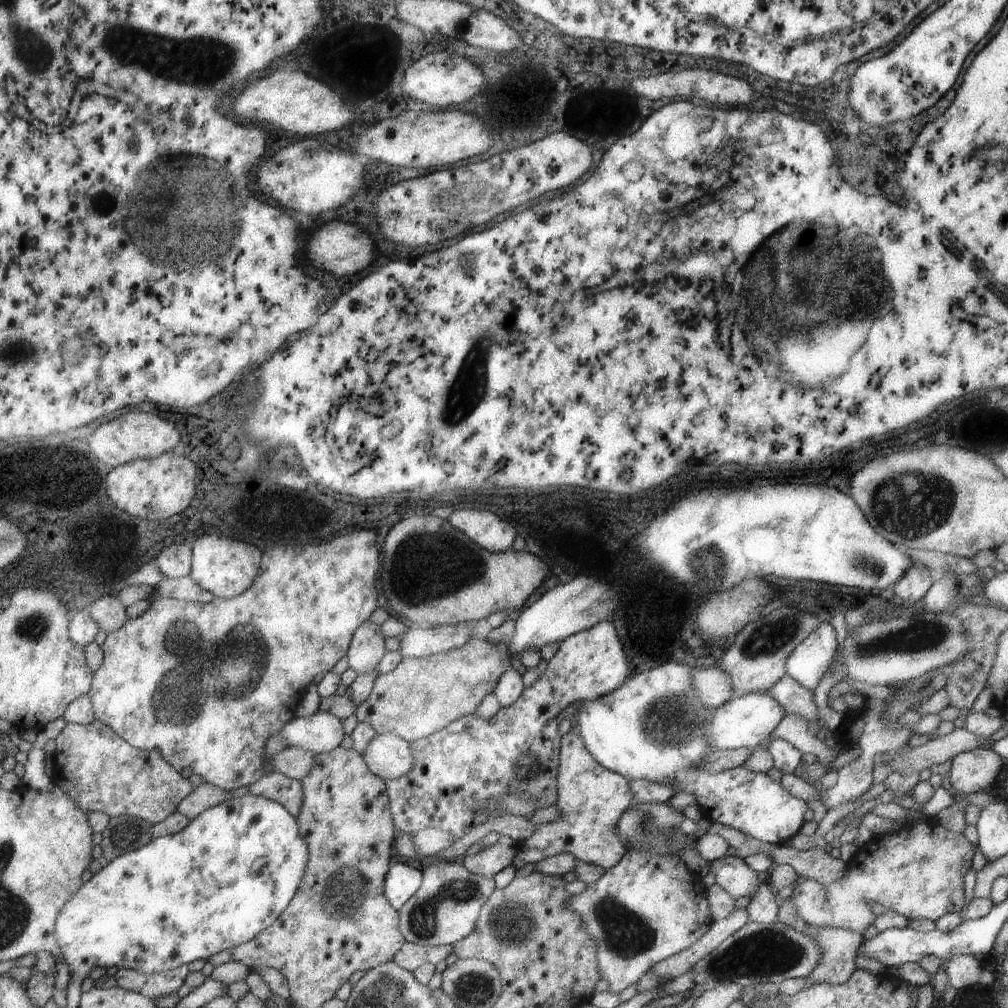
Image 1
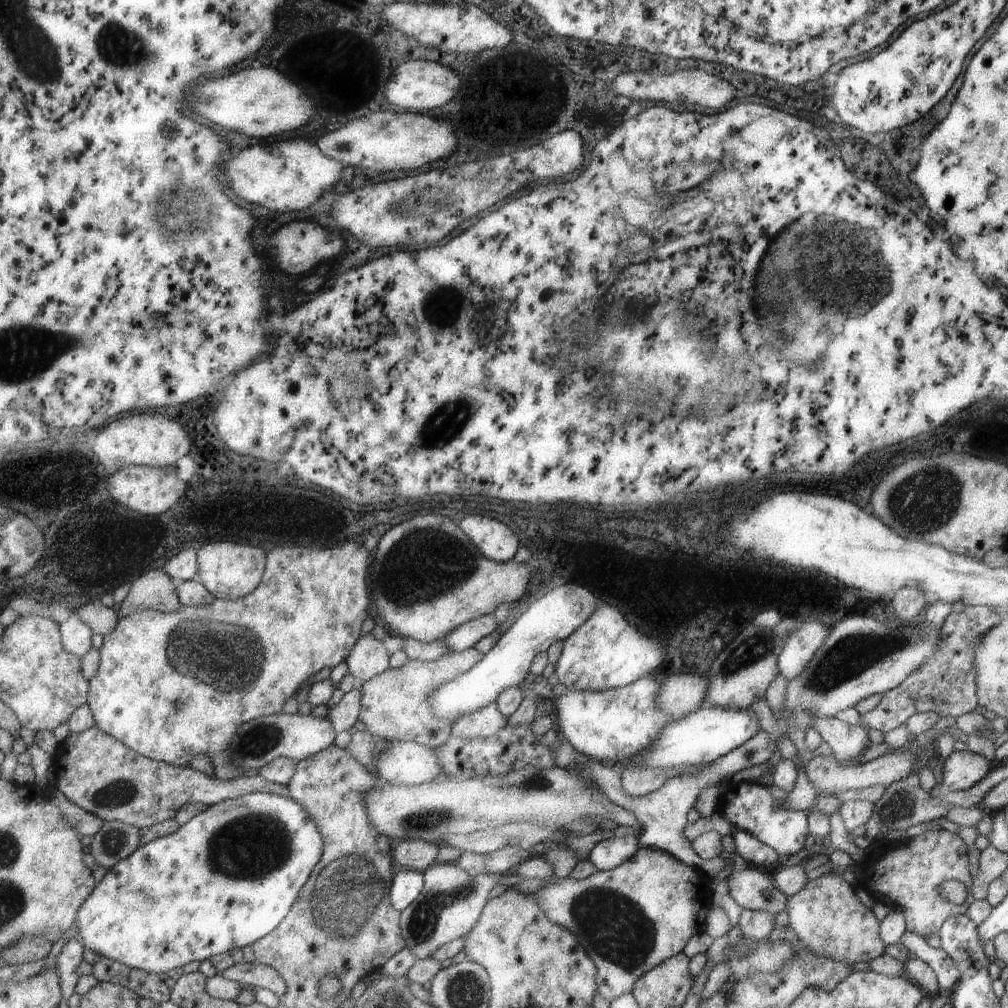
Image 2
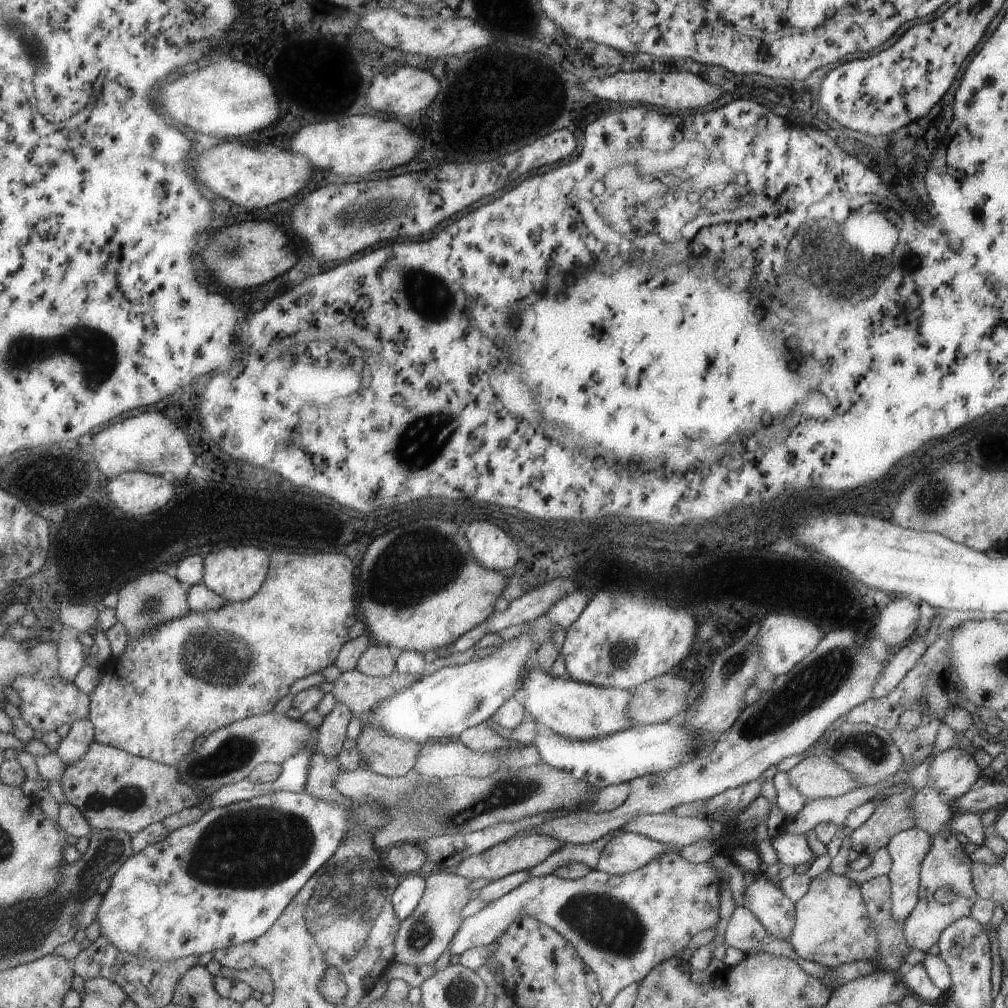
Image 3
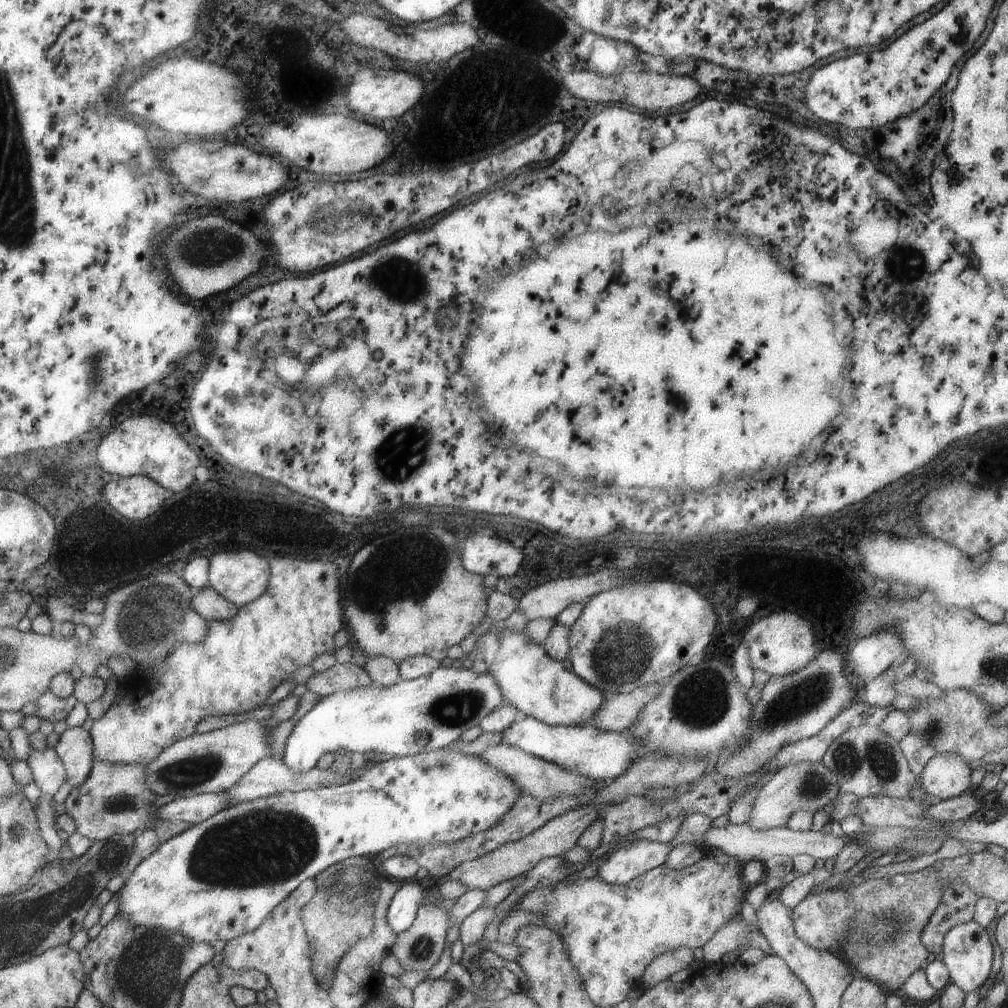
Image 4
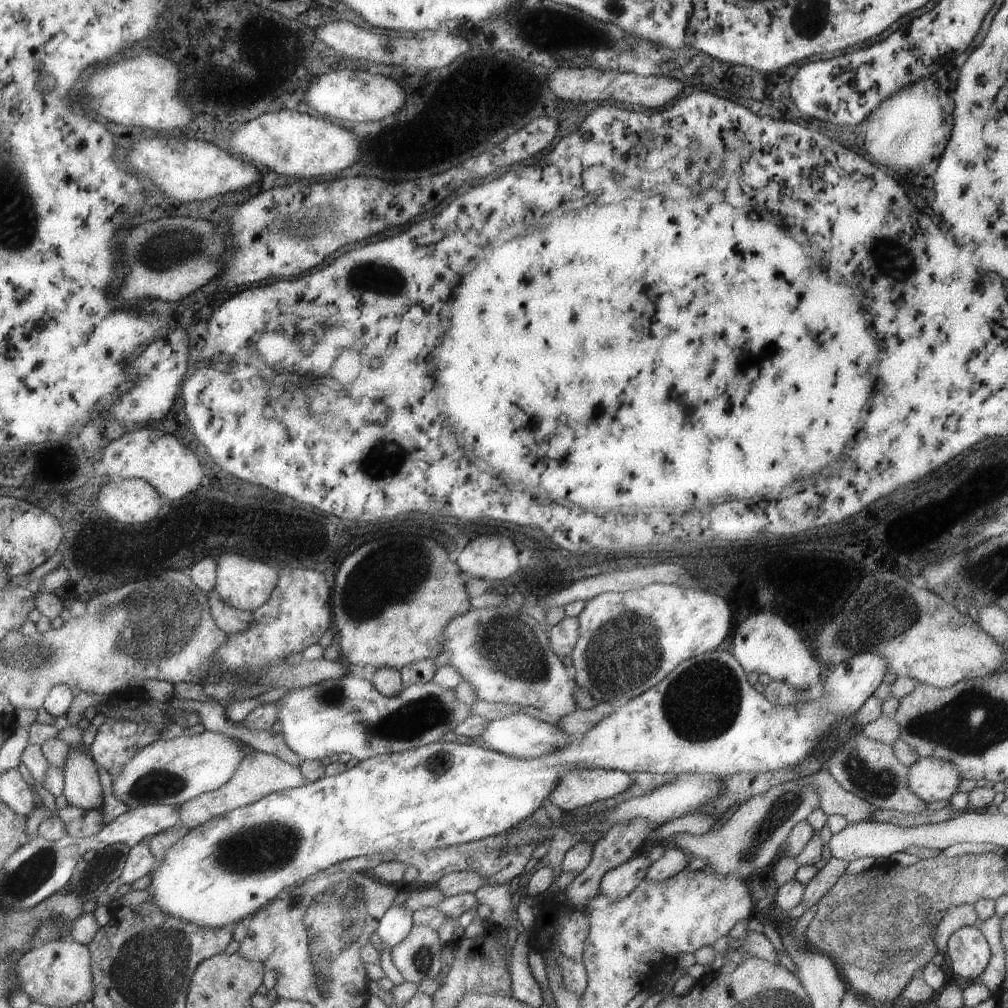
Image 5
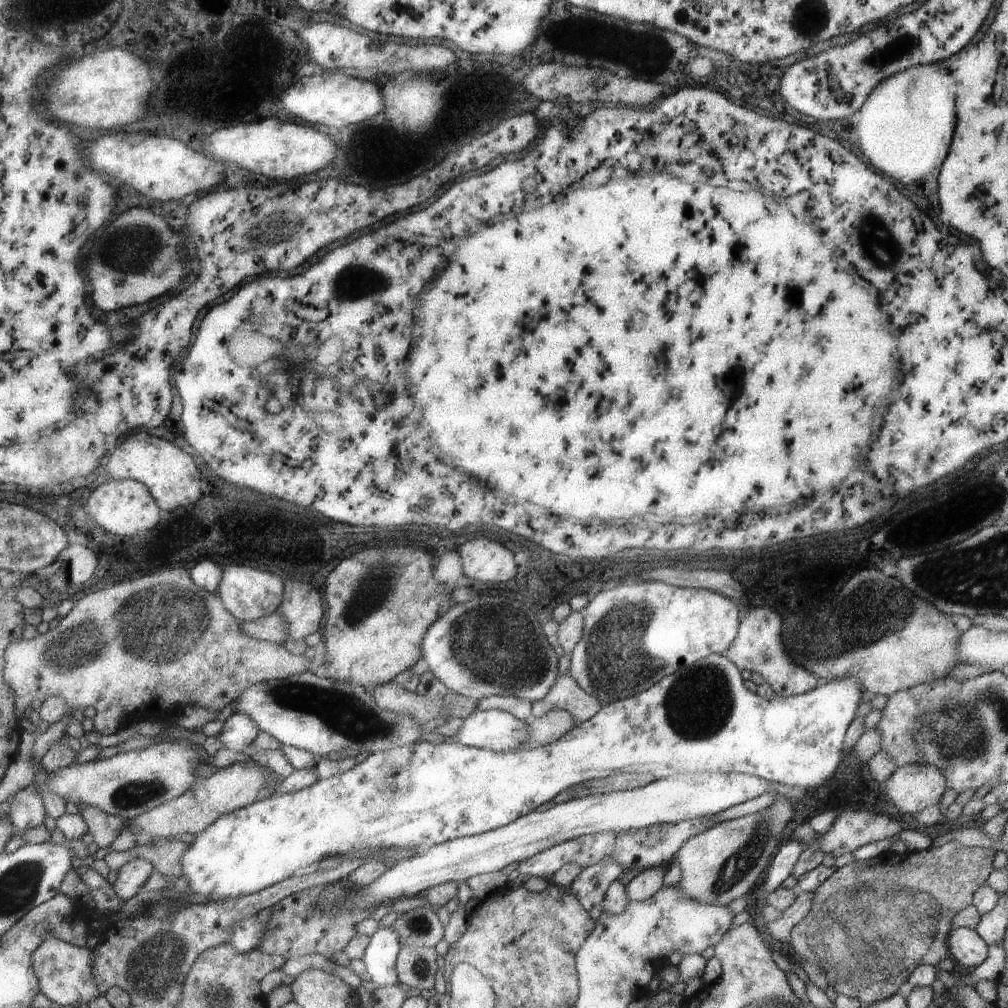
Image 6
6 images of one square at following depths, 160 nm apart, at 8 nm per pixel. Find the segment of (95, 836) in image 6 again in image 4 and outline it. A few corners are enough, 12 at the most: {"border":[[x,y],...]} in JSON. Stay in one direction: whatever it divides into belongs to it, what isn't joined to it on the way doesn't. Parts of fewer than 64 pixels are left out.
{"border":[[82,725],[67,727],[54,751],[71,787],[90,771],[92,740]]}

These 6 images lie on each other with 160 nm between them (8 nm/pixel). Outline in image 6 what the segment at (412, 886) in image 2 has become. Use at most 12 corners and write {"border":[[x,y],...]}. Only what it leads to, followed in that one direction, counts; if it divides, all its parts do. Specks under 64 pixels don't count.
{"border":[[377,928],[361,960],[375,986],[397,982],[400,936]]}

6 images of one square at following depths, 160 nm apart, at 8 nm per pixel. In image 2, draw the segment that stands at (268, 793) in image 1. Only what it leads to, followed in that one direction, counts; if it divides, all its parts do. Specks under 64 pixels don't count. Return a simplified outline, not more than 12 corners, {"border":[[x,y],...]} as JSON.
{"border":[[95,725],[69,731],[52,785],[103,822],[138,829],[254,792],[148,759]]}

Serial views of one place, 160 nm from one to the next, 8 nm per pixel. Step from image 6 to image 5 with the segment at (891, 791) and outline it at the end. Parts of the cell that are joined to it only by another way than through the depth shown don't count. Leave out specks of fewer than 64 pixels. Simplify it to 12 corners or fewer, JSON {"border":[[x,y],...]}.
{"border":[[919,757],[907,787],[926,804],[949,801],[961,780],[945,759]]}

